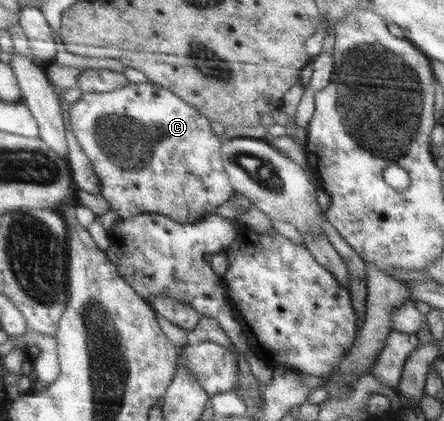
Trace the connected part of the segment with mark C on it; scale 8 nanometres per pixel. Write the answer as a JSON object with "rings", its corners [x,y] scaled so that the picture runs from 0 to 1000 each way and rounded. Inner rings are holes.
{"rings":[[[293,192],[273,209],[248,214],[245,219],[189,219],[171,238],[171,245],[153,252],[151,287],[162,297],[160,304],[167,321],[176,328],[178,342],[205,382],[212,406],[227,430],[227,466],[243,477],[250,496],[264,501],[277,520],[293,520],[318,506],[342,504],[367,506],[392,525],[408,525],[410,532],[441,532],[455,525],[464,508],[482,508],[486,494],[518,475],[532,456],[500,382],[498,349],[502,325],[491,325],[491,318],[480,309],[475,287],[462,273],[455,273],[455,268],[426,245],[419,245],[408,230],[354,197],[333,192],[306,197]]]}

